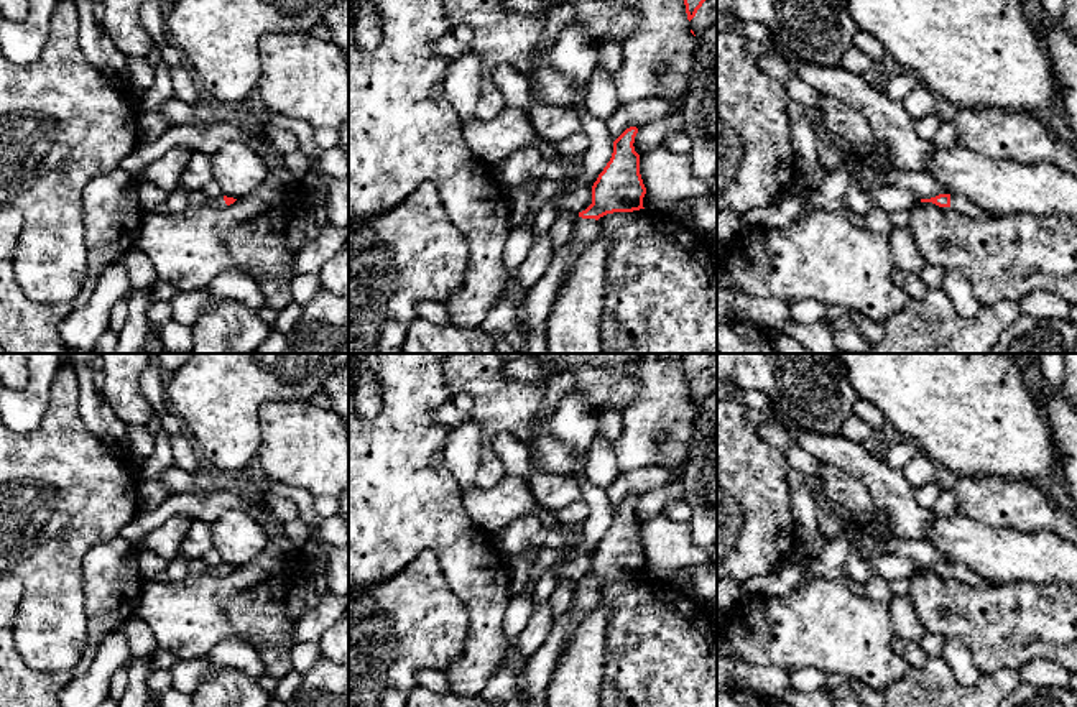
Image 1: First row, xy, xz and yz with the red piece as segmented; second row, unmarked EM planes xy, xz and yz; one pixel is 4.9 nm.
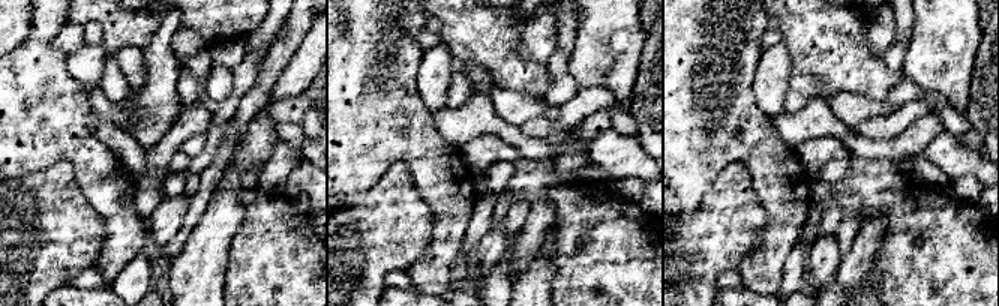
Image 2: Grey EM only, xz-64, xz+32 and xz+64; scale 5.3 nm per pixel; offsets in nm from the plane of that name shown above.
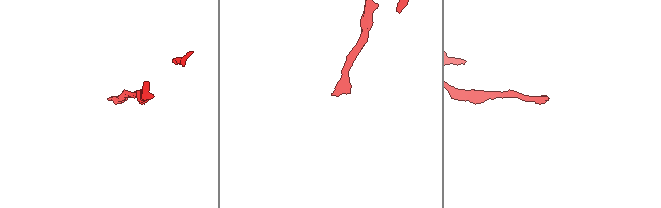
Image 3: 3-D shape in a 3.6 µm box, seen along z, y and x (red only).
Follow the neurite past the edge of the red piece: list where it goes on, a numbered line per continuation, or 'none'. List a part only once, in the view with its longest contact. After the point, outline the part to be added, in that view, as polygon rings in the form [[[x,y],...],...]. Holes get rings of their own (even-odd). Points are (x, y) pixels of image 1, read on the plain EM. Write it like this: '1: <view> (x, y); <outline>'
1: xz (586, 599); [[[577,585],[575,594],[574,594],[574,602],[572,602],[574,607],[572,607],[572,612],[571,612],[569,630],[567,630],[567,635],[566,635],[564,643],[562,643],[562,653],[564,653],[566,646],[572,641],[572,638],[574,638],[577,628],[579,628],[579,623],[600,602],[602,602],[602,595],[600,595],[599,589]]]

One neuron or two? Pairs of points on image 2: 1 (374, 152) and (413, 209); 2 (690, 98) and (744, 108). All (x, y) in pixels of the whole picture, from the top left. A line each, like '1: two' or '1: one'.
1: two
2: one

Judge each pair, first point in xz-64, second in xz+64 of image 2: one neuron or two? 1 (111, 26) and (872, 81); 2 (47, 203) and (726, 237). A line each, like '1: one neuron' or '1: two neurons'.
1: one neuron
2: one neuron

